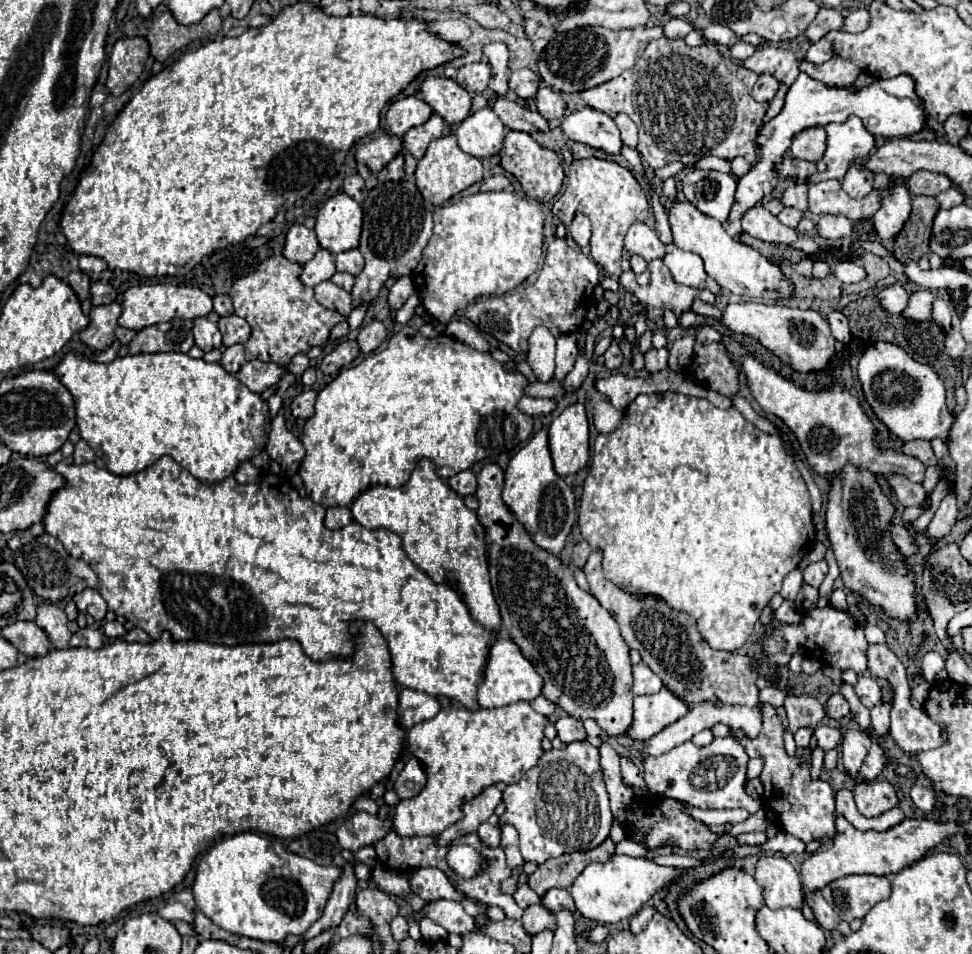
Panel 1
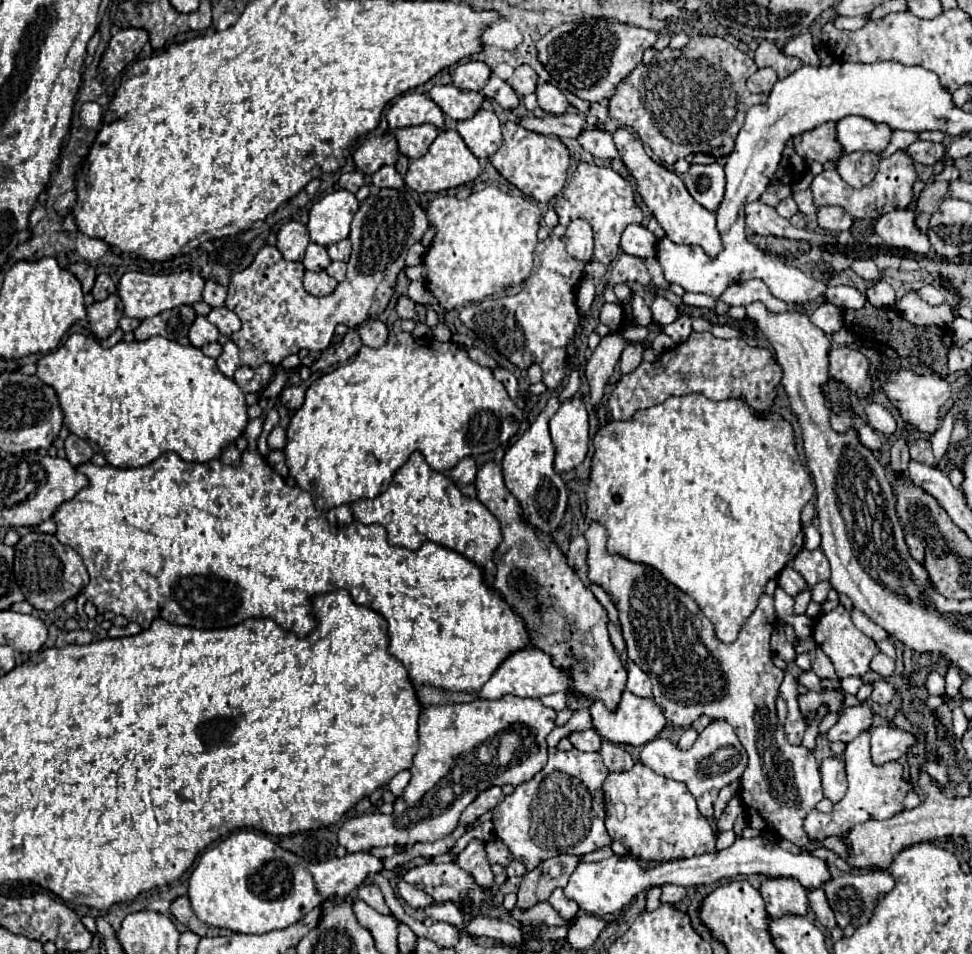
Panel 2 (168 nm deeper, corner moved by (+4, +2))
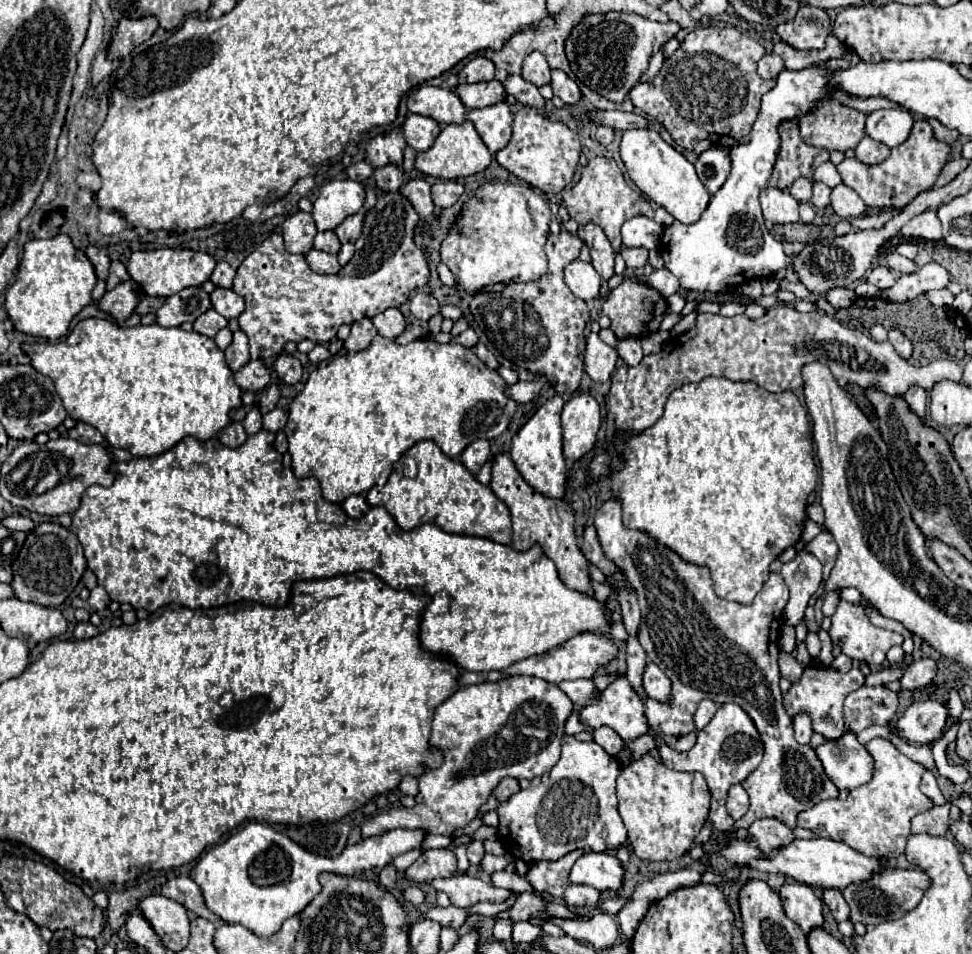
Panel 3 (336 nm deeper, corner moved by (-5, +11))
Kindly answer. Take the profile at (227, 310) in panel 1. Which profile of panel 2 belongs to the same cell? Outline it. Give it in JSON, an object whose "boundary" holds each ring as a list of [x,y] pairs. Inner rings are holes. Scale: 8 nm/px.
{"boundary":[[[209,281],[205,285],[205,289],[203,289],[203,301],[209,303],[213,309],[223,307],[225,305],[225,297],[227,297],[227,289],[223,285],[219,285],[219,283]]]}

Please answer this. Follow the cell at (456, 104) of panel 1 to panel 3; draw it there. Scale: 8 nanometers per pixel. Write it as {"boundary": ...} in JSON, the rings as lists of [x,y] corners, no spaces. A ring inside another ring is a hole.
{"boundary":[[[498,80],[478,82],[478,84],[460,84],[456,88],[456,94],[460,96],[460,100],[464,102],[464,106],[468,110],[504,102],[504,92],[506,90],[504,90],[502,82],[498,82]]]}

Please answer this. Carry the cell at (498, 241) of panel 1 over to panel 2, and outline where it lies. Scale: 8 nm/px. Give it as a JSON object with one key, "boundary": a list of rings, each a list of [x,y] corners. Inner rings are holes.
{"boundary":[[[483,187],[463,201],[451,195],[437,197],[425,207],[425,211],[429,225],[435,227],[435,237],[423,257],[423,265],[427,267],[425,279],[427,289],[445,311],[459,309],[467,303],[475,303],[483,297],[495,295],[507,287],[521,285],[529,277],[533,269],[533,251],[537,245],[537,231],[541,221],[541,211],[533,199],[513,197],[497,187]]]}

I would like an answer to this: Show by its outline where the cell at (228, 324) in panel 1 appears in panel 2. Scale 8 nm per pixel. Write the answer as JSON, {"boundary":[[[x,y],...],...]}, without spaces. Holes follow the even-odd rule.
{"boundary":[[[213,309],[207,315],[207,319],[209,319],[209,323],[213,323],[227,337],[231,337],[231,333],[235,333],[235,331],[241,329],[239,317],[233,311],[229,311],[229,309]]]}

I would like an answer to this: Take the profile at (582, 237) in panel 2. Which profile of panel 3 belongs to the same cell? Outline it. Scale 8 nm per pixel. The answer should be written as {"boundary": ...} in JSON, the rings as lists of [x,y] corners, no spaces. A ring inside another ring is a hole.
{"boundary":[[[586,224],[578,230],[578,236],[590,248],[592,266],[596,268],[596,272],[604,280],[610,280],[614,276],[614,248],[610,246],[604,232],[600,228],[596,228],[596,224]]]}

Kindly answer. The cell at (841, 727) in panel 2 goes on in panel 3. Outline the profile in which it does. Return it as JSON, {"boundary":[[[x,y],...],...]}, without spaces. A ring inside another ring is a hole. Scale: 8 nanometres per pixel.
{"boundary":[[[862,686],[844,700],[844,722],[850,732],[872,724],[888,724],[898,710],[898,694],[886,686]]]}

